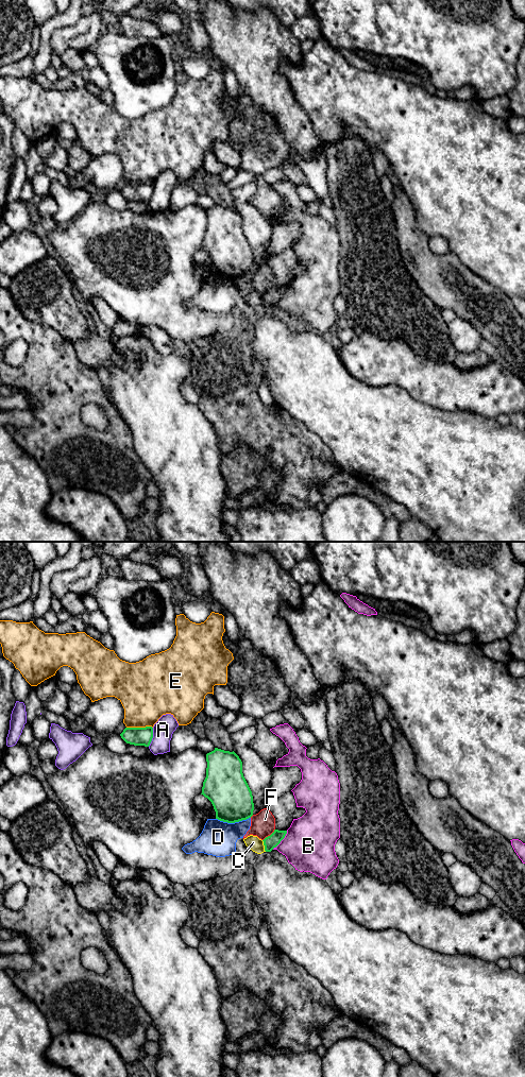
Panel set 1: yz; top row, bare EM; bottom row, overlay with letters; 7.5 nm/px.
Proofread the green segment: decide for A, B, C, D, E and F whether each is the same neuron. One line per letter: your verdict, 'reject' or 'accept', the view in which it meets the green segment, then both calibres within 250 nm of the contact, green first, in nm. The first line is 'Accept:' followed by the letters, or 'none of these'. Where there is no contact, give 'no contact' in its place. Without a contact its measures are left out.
Accept: none of these
A: reject; meets green in yz; 140 nm thick on the green side, 160 nm on the other
B: reject; meets green in yz; 100 nm thick on the green side, 380 nm on the other
C: reject; meets green in yz; 100 nm thick on the green side, 110 nm on the other
D: reject; meets green in yz; 320 nm thick on the green side, 260 nm on the other
E: reject; meets green in yz; 140 nm thick on the green side, 380 nm on the other
F: reject; meets green in yz; 100 nm thick on the green side, 190 nm on the other

